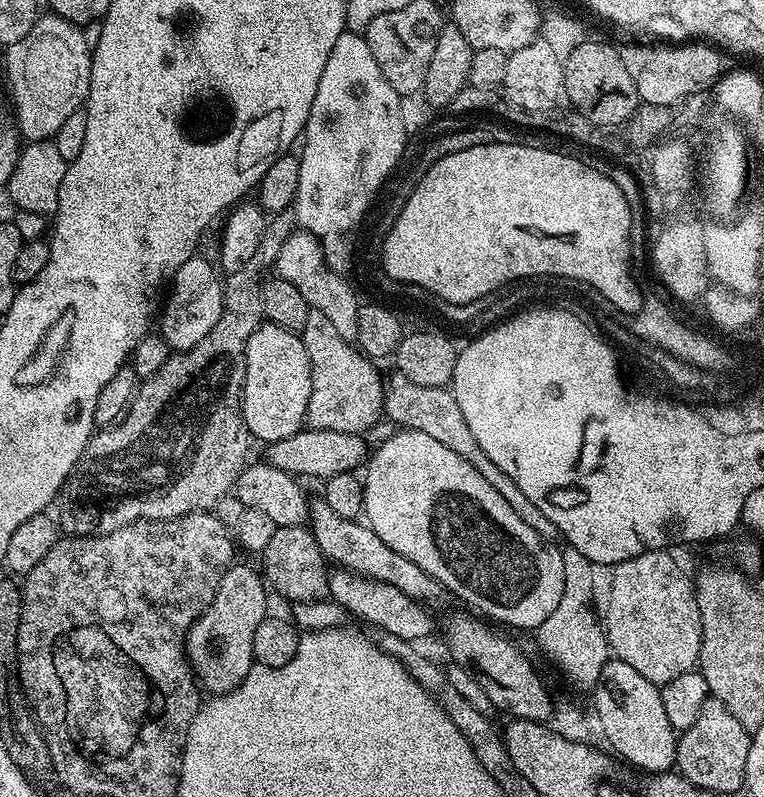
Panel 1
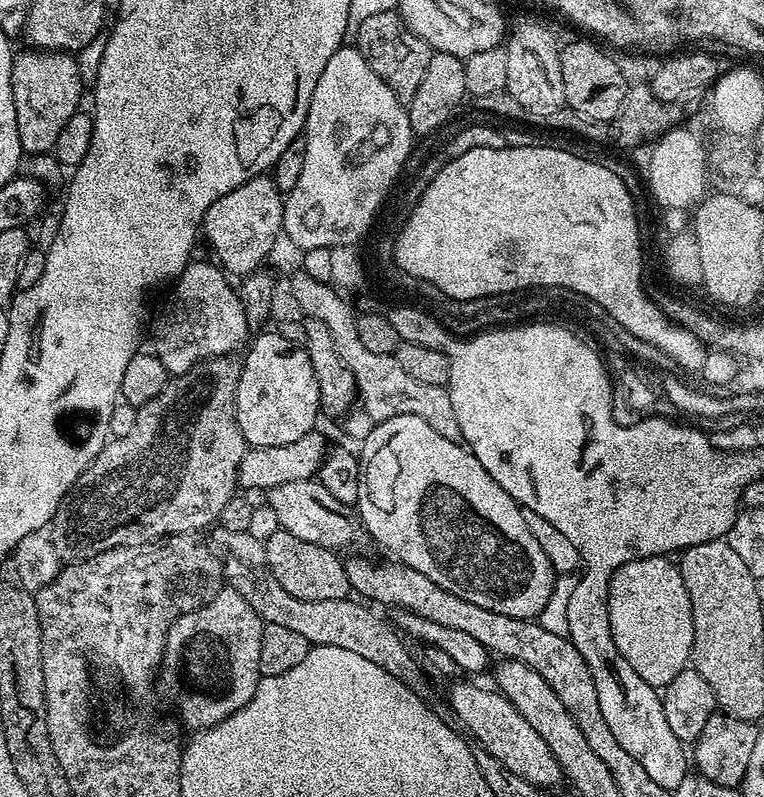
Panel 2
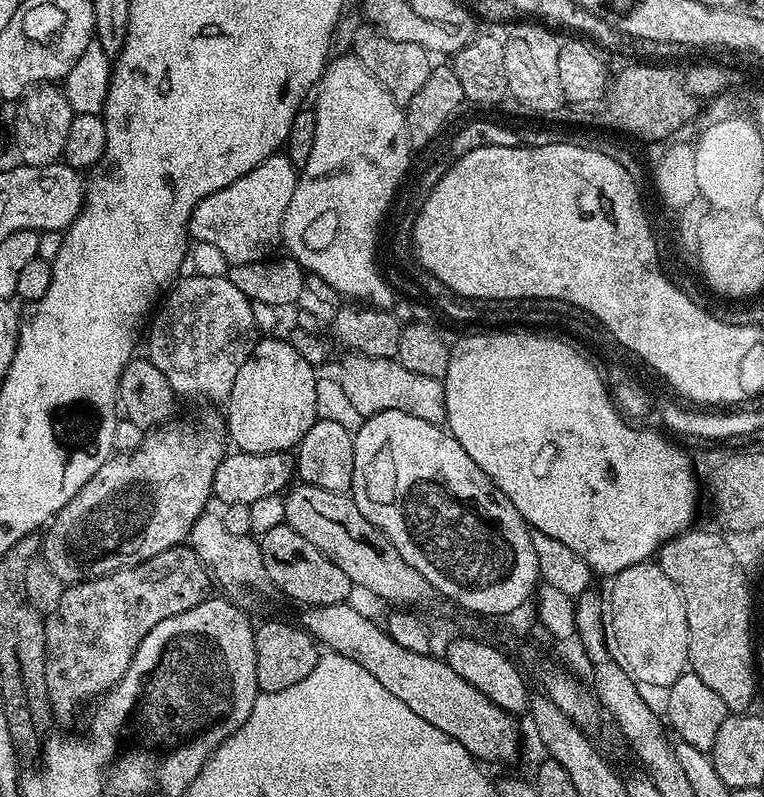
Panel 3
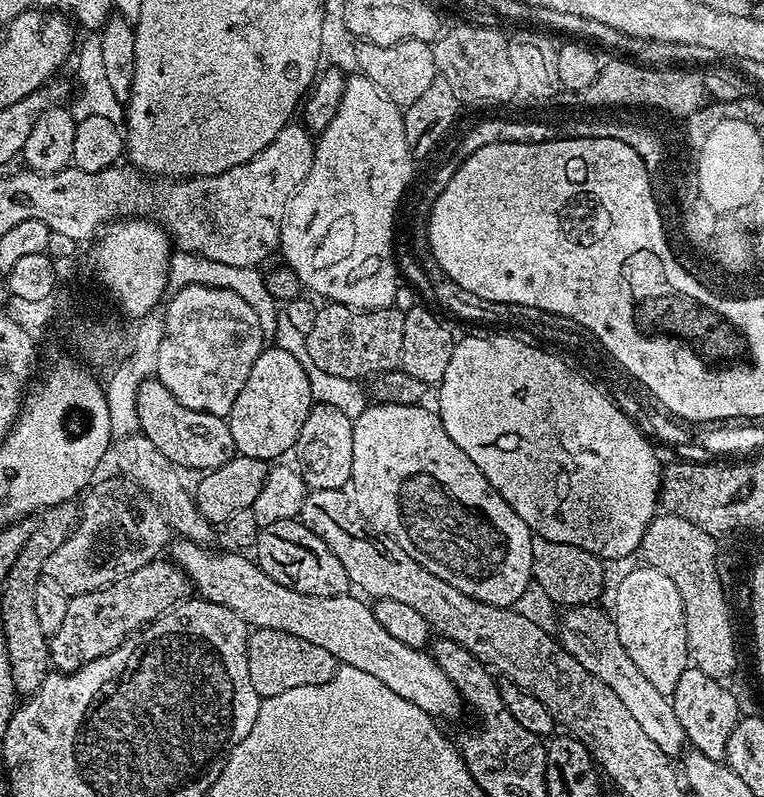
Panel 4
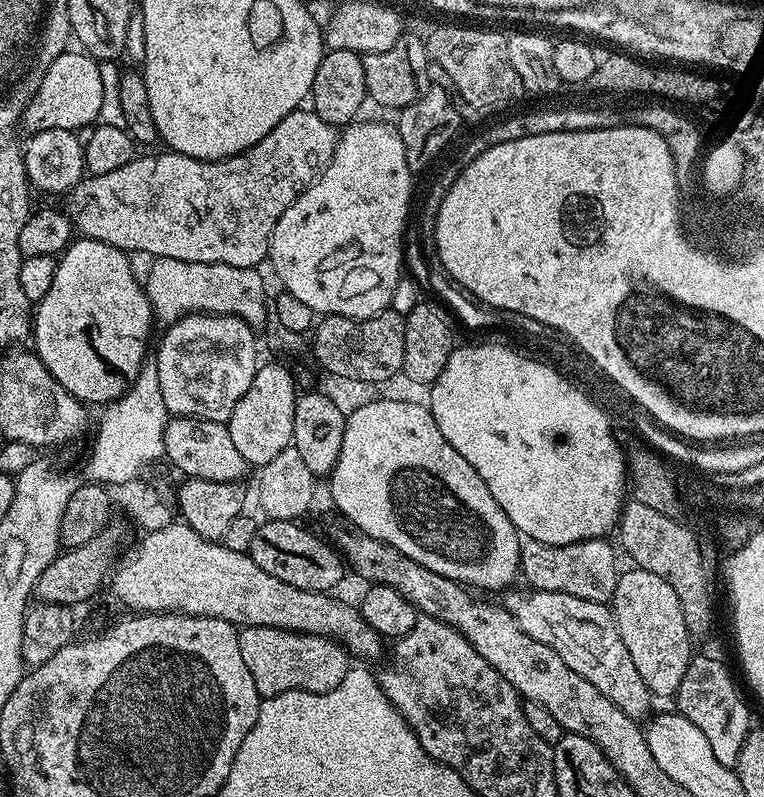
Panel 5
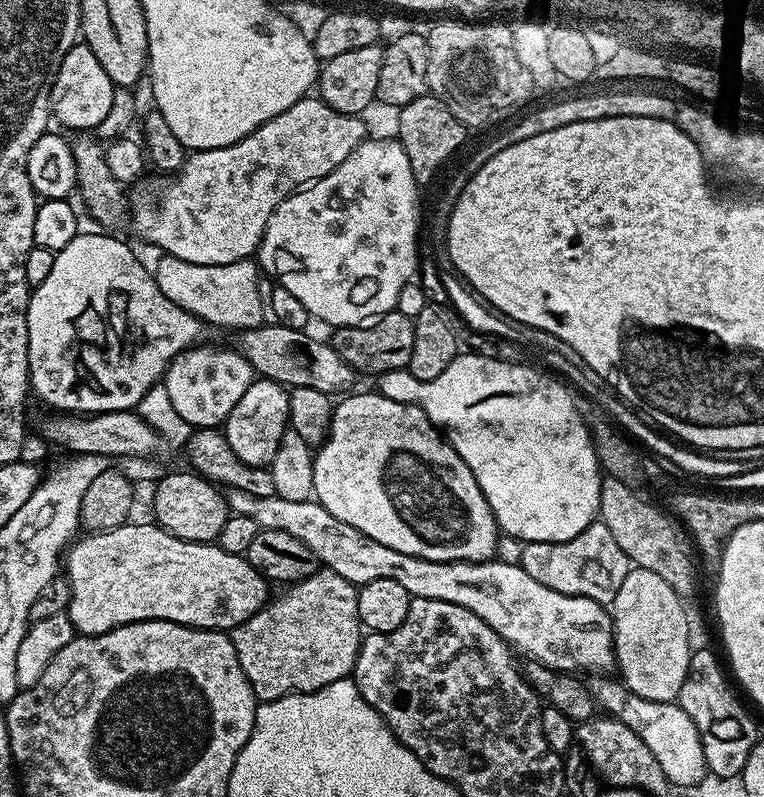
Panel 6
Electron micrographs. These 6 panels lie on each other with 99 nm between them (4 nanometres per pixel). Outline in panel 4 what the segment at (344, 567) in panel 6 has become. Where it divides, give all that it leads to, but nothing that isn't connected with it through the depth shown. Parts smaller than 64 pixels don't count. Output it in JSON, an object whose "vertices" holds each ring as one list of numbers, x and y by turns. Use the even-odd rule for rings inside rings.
{"vertices":[[578,604,567,609,568,612,560,620,560,632,558,639,562,647,566,649,594,678,606,682,614,694,624,705,626,710,638,722,638,726,647,736,649,736,658,750,662,754,673,758,679,758,683,754,684,748,688,744,686,730,682,730,682,722,678,722,678,714,674,714,674,706,669,697,658,694,658,690,634,666,634,661,630,659,630,654,626,654,626,646,618,642,618,630,615,619,608,616,600,609,600,606,591,604]]}

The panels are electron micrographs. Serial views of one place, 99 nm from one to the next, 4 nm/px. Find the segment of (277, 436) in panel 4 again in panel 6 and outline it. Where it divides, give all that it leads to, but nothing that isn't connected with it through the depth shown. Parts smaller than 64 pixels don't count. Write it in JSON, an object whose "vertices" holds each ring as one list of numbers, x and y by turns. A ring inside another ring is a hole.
{"vertices":[[256,378,242,398,238,399,238,404,223,423,222,431,241,462,252,468,263,468,271,465,278,442,282,442,282,434,288,427,288,392,285,385]]}

